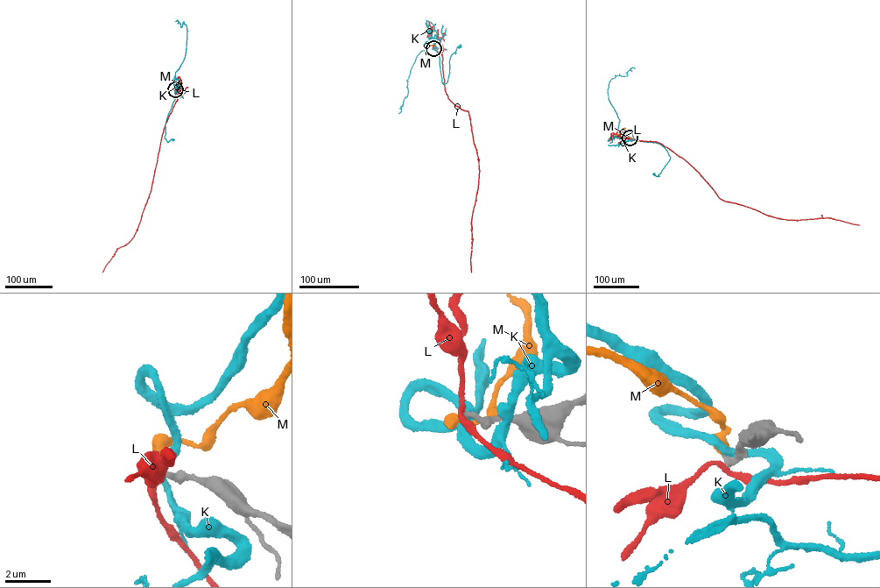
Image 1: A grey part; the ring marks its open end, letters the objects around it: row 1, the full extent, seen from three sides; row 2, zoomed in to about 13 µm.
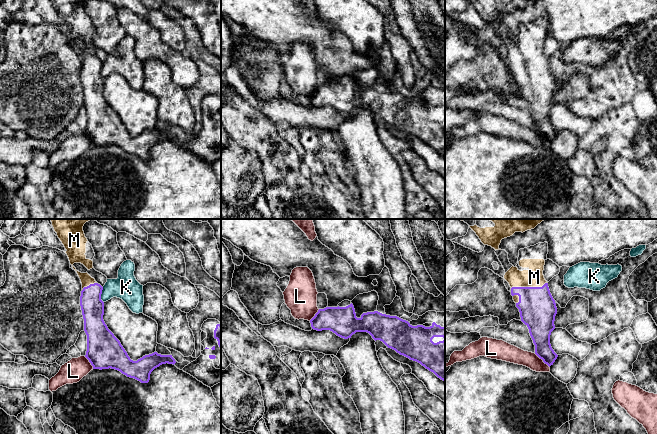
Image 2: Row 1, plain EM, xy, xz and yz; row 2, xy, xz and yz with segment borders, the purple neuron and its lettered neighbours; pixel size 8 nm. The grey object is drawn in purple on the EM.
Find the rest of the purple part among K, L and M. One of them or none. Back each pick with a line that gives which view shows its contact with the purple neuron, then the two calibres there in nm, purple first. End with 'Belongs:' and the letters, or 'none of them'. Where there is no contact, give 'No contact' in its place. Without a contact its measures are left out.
M: Touches purple in yz. Thickness 300 nm (purple) against 150 nm
Belongs: M

